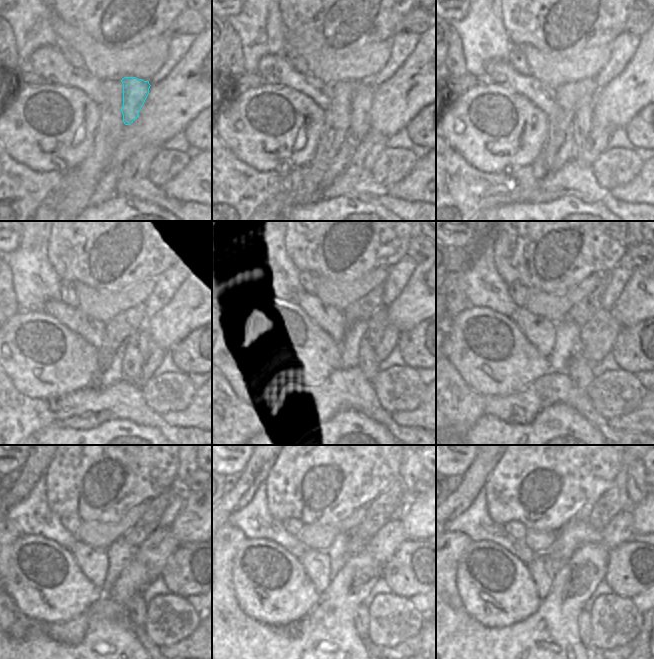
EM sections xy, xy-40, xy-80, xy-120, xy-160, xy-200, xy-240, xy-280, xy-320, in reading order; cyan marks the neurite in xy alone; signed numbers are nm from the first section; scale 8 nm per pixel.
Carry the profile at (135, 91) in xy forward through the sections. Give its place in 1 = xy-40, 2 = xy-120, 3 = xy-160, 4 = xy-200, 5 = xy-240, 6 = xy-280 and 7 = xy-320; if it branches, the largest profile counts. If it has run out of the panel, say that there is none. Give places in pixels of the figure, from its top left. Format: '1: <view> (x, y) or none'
1: xy-40 (359, 126)
2: xy-120 (131, 369)
3: xy-160 (359, 364)
4: xy-200 (579, 369)
5: xy-240 (136, 607)
6: xy-280 (361, 616)
7: xy-320 (585, 634)

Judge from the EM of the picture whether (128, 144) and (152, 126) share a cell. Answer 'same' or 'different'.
same

